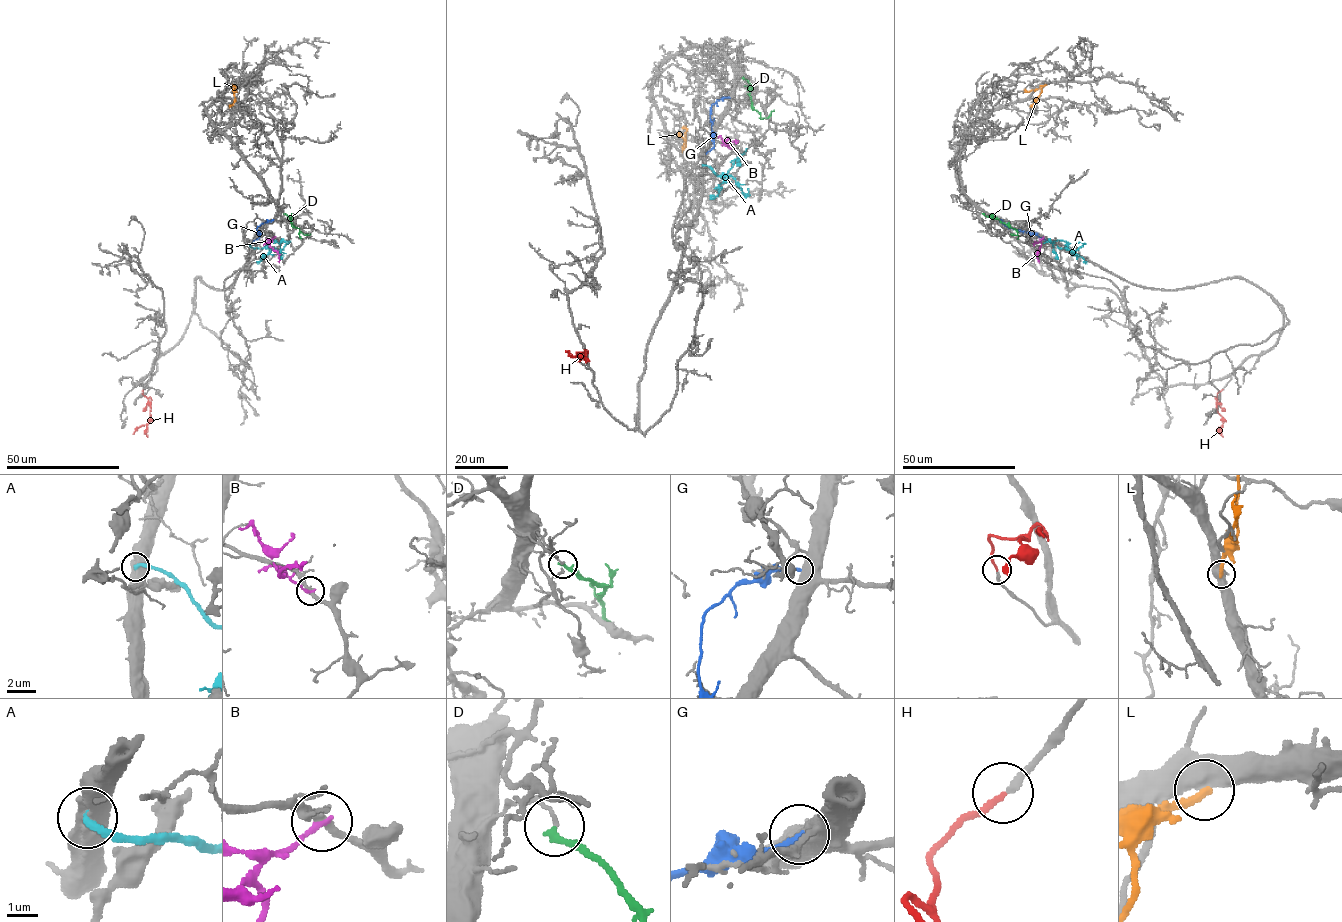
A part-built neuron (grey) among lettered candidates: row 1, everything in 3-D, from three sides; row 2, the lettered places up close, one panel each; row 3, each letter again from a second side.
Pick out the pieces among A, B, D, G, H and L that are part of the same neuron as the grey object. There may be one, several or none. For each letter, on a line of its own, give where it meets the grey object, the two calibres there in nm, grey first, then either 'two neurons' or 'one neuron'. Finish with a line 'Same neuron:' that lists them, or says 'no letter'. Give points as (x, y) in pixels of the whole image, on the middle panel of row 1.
A: contact (702, 165); calibres 550 and 280 nm; two neurons
B: contact (731, 148); calibres 280 and 200 nm; two neurons
D: contact (743, 77); calibres 100 and 240 nm; two neurons
G: contact (729, 97); calibres 750 and 200 nm; two neurons
H: contact (577, 358); calibres 200 and 170 nm; one neuron
L: contact (682, 152); calibres 550 and 280 nm; two neurons
Same neuron: H

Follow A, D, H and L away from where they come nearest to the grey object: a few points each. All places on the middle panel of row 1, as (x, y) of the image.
A: (702, 165), (708, 165), (718, 176), (723, 176), (736, 159), (739, 165)
D: (743, 77), (749, 84), (752, 106), (761, 117), (768, 117), (773, 110)
H: (577, 358), (576, 352), (585, 349), (585, 357), (582, 359), (565, 351)
L: (682, 152), (685, 140), (678, 133)

